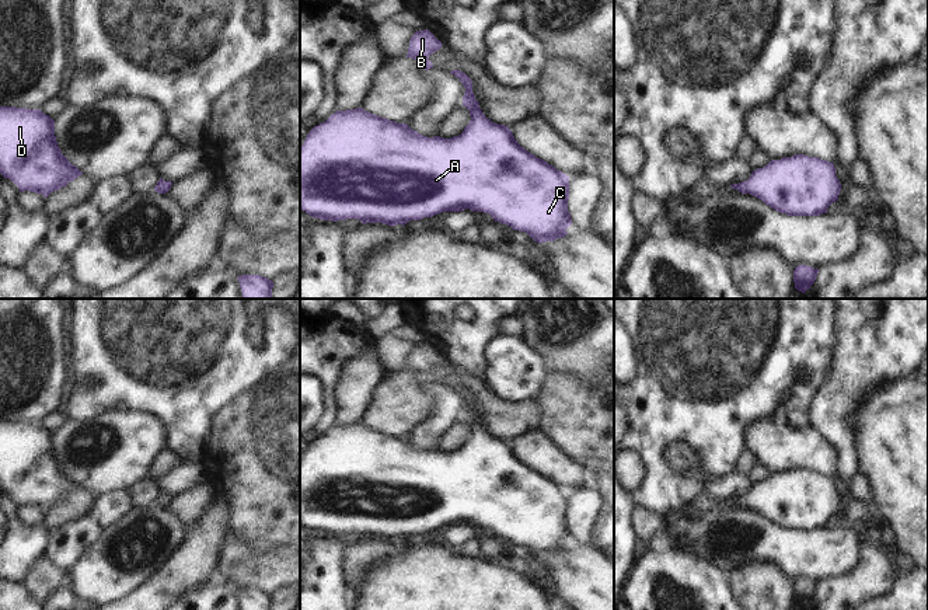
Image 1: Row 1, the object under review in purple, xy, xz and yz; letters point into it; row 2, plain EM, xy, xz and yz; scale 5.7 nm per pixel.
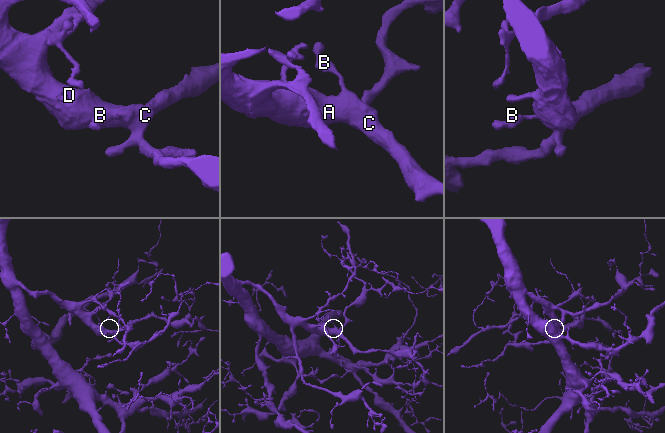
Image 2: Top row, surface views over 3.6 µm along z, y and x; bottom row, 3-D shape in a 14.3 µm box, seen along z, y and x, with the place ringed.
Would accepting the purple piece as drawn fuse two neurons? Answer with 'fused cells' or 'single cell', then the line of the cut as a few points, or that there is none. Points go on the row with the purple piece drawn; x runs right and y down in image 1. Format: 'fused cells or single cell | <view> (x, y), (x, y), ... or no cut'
single cell | no cut

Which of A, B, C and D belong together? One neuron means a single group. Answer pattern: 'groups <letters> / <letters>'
groups A B C D

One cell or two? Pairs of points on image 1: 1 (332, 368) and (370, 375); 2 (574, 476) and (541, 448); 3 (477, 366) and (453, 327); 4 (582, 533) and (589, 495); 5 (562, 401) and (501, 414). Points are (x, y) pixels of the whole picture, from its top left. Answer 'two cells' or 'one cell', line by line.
1: two cells
2: one cell
3: one cell
4: one cell
5: two cells

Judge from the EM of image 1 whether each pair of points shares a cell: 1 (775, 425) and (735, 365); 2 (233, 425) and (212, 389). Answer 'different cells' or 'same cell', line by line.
1: different cells
2: different cells

